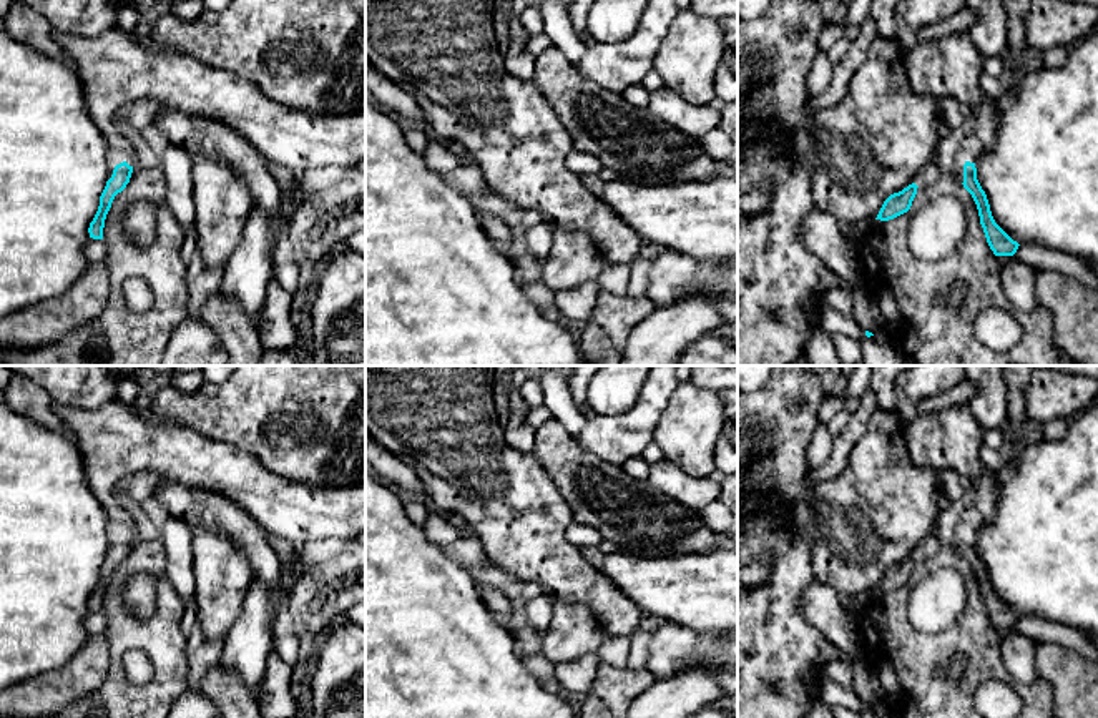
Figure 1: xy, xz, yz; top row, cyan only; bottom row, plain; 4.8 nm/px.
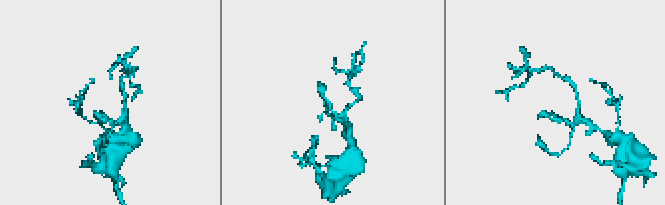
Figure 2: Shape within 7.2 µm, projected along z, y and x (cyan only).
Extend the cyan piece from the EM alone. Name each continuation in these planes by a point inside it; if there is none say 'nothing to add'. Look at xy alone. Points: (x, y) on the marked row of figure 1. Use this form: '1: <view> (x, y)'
1: xy (115, 157)

